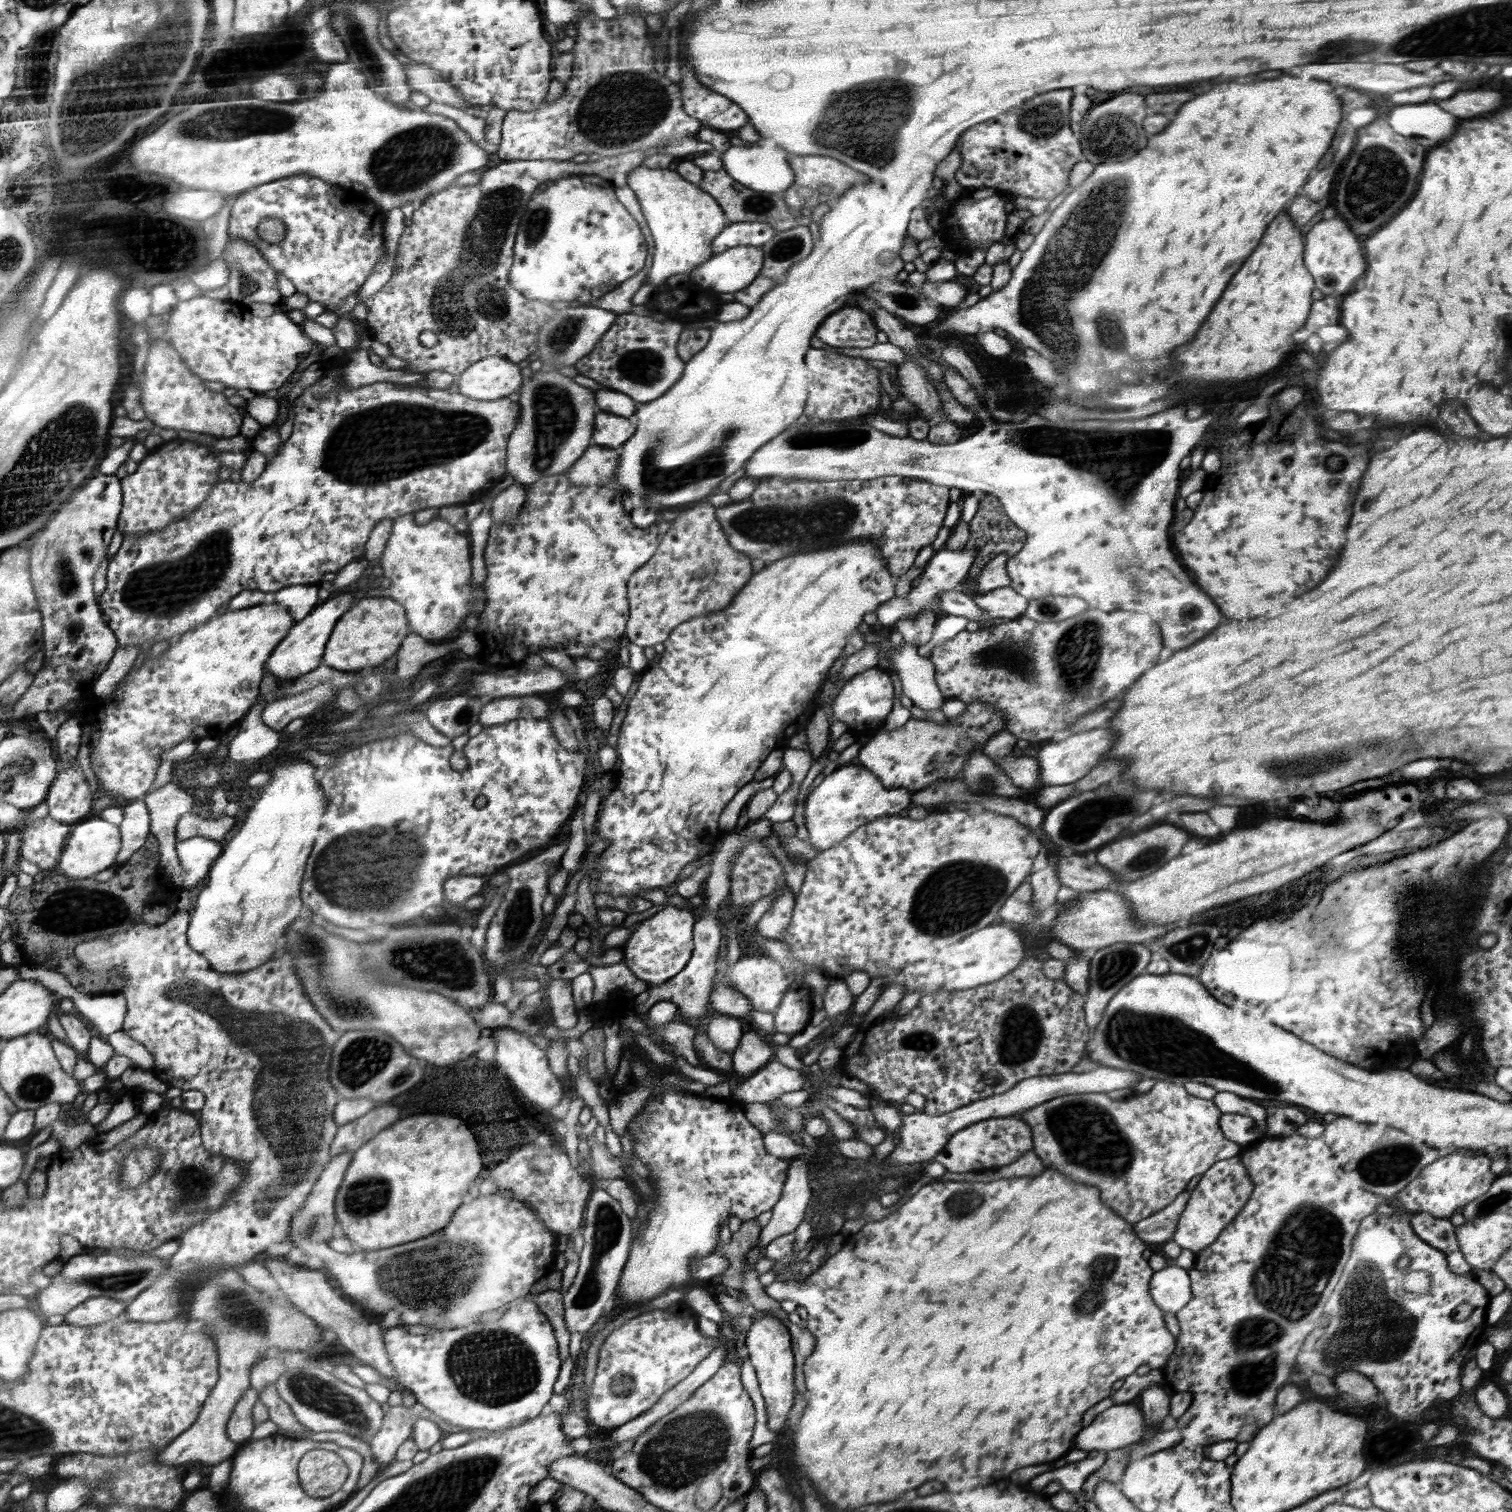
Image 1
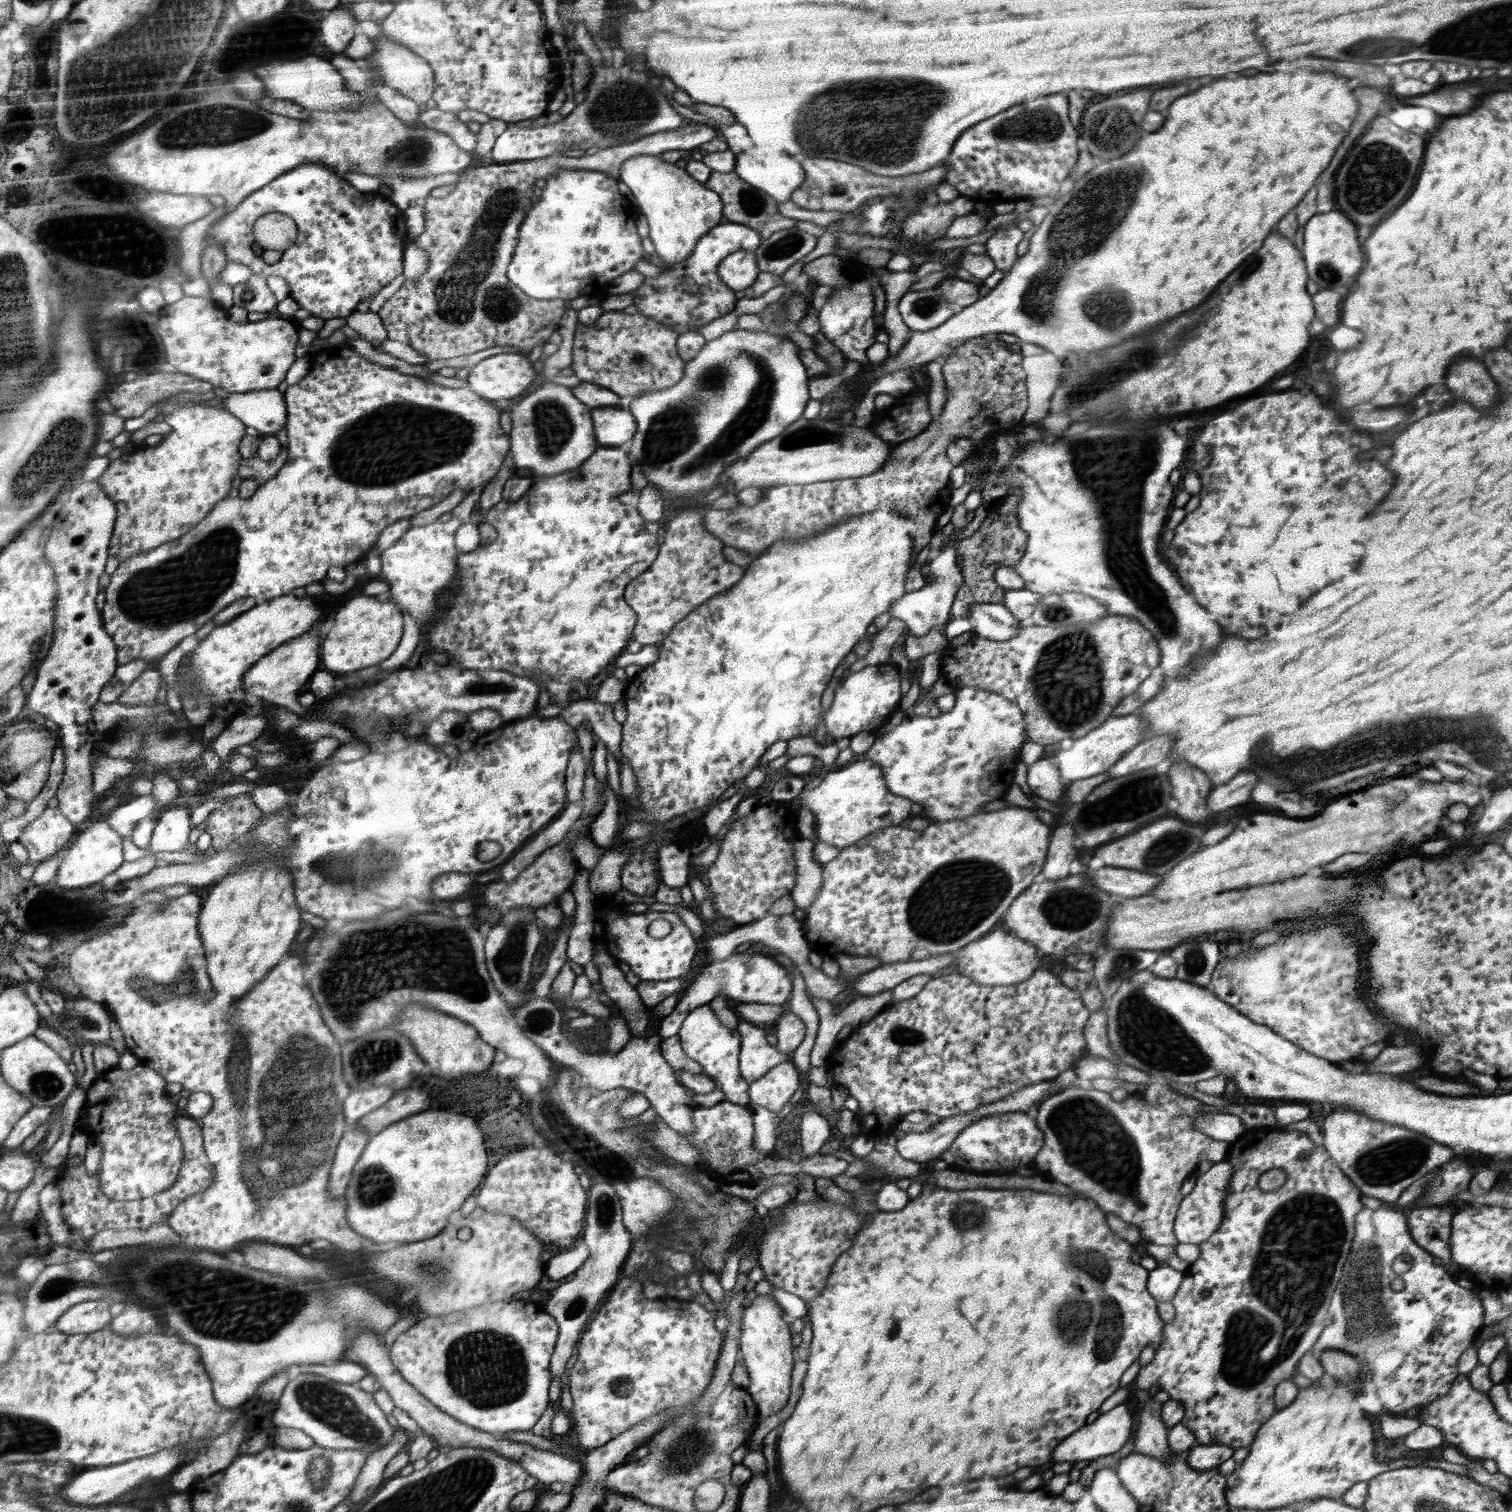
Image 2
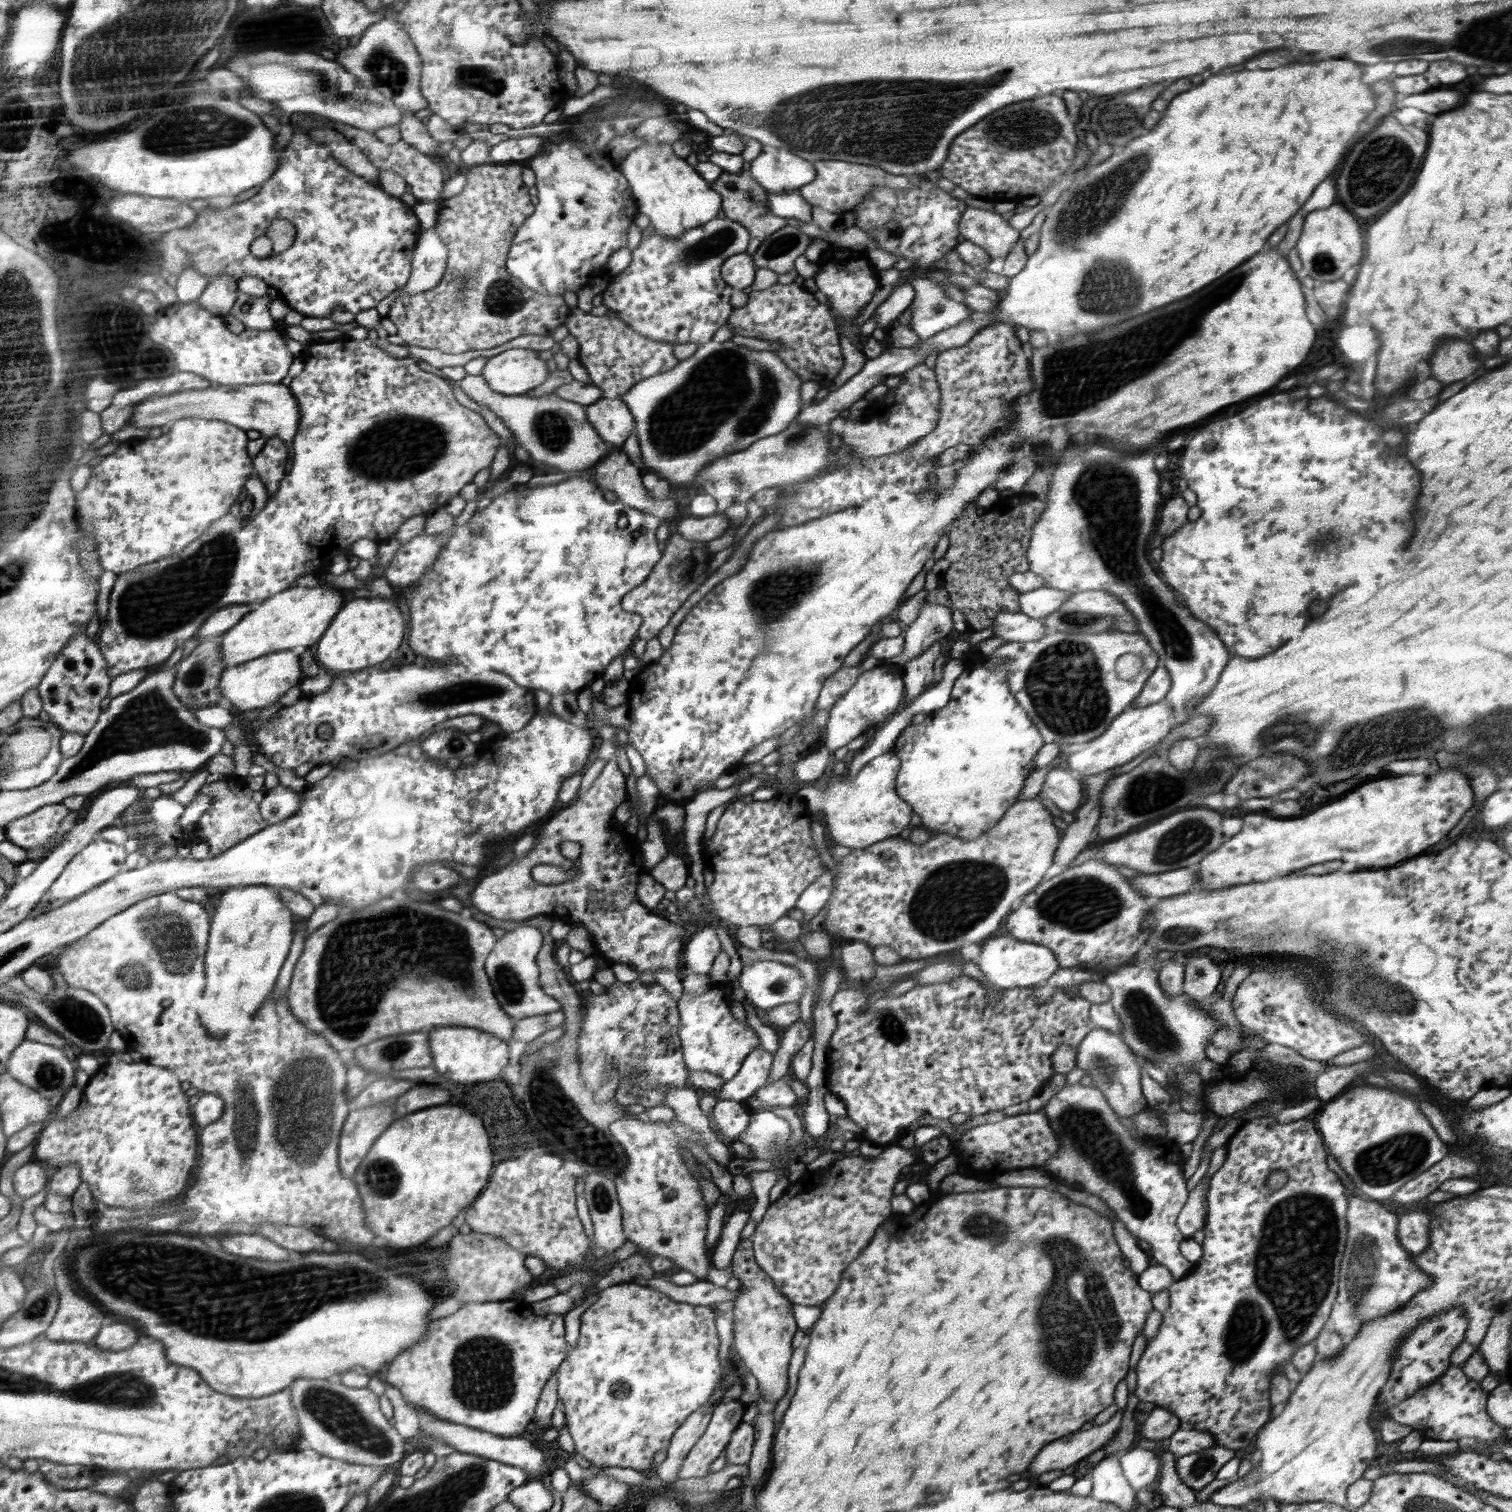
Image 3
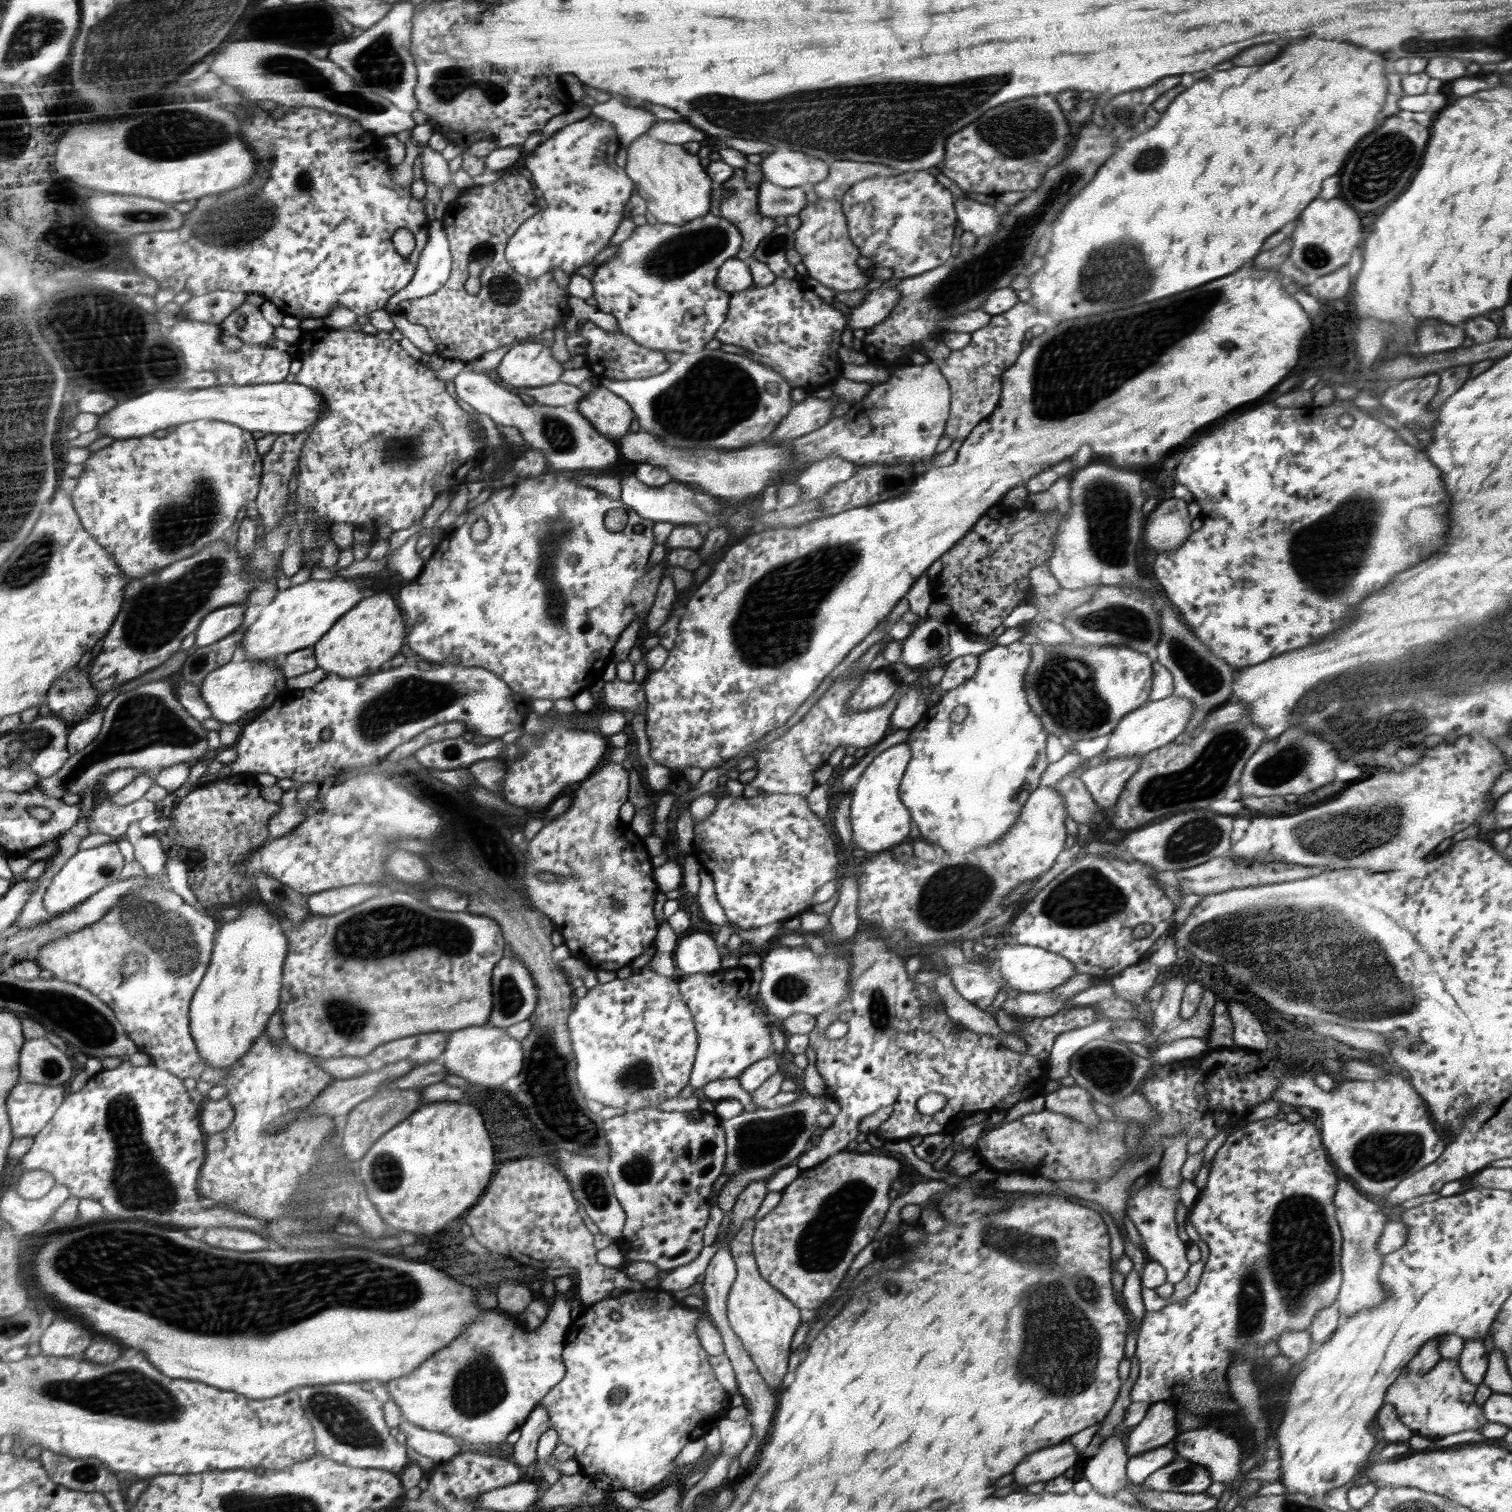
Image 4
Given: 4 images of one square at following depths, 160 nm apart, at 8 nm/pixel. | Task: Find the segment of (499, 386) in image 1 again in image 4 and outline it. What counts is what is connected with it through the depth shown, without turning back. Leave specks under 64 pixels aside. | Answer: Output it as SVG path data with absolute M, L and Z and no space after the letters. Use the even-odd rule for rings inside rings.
M531 339L510 346L496 370L504 386L531 391L558 382L565 369L552 356L550 345Z

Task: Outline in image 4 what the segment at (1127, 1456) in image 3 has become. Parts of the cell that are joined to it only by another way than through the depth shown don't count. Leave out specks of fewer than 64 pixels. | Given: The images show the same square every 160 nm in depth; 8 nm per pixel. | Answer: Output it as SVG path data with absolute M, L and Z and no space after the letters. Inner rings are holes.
M1165 1445L1128 1459L1127 1477L1134 1483L1143 1483L1155 1470L1164 1468L1177 1458L1175 1451Z

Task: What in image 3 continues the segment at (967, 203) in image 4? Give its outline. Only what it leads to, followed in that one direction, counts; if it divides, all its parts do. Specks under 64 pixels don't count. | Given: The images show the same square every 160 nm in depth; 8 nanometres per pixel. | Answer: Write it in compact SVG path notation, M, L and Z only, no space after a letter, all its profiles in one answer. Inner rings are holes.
M966 207L960 219L960 234L966 241L981 246L992 259L1006 258L1019 233L997 210Z

